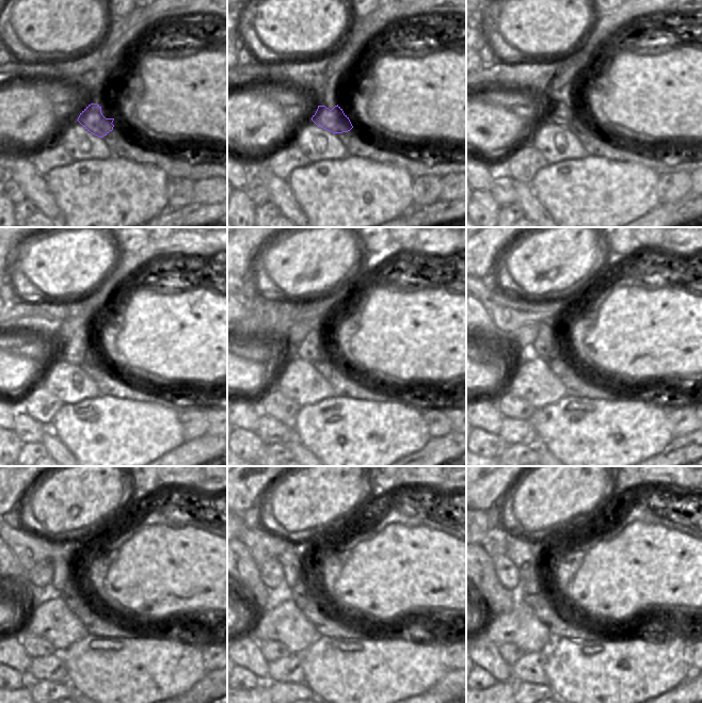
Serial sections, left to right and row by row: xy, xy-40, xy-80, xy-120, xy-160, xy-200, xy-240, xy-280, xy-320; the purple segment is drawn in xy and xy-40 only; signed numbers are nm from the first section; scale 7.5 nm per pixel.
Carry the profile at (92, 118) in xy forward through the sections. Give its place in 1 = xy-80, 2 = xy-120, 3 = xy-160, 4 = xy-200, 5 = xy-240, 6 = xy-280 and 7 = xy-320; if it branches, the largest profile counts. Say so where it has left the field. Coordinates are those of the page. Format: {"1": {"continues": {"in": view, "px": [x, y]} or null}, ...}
{"1": {"continues": {"in": "xy-80", "px": [560, 114]}}, "2": {"continues": {"in": "xy-120", "px": [75, 350]}}, "3": {"continues": {"in": "xy-160", "px": [315, 346]}}, "4": {"continues": {"in": "xy-200", "px": [547, 346]}}, "5": {"continues": {"in": "xy-240", "px": [65, 579]}}, "6": {"continues": {"in": "xy-280", "px": [296, 570]}}, "7": {"continues": {"in": "xy-320", "px": [527, 557]}}}

